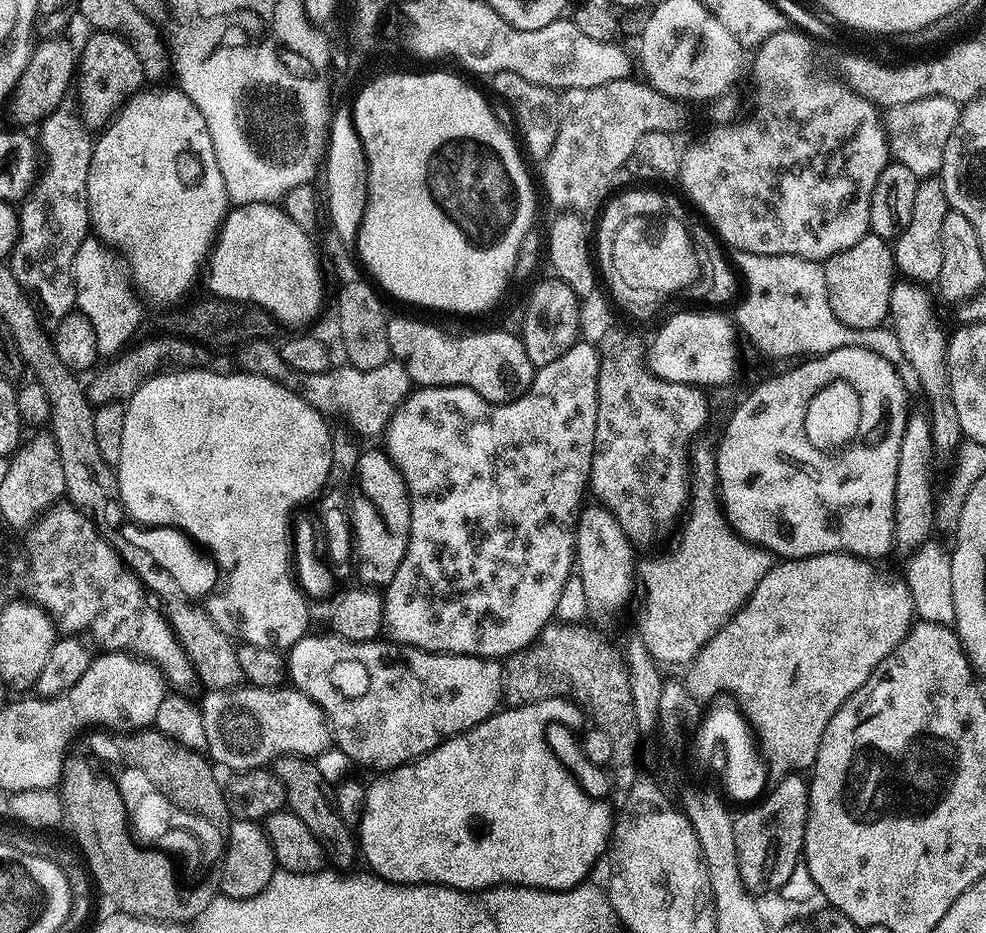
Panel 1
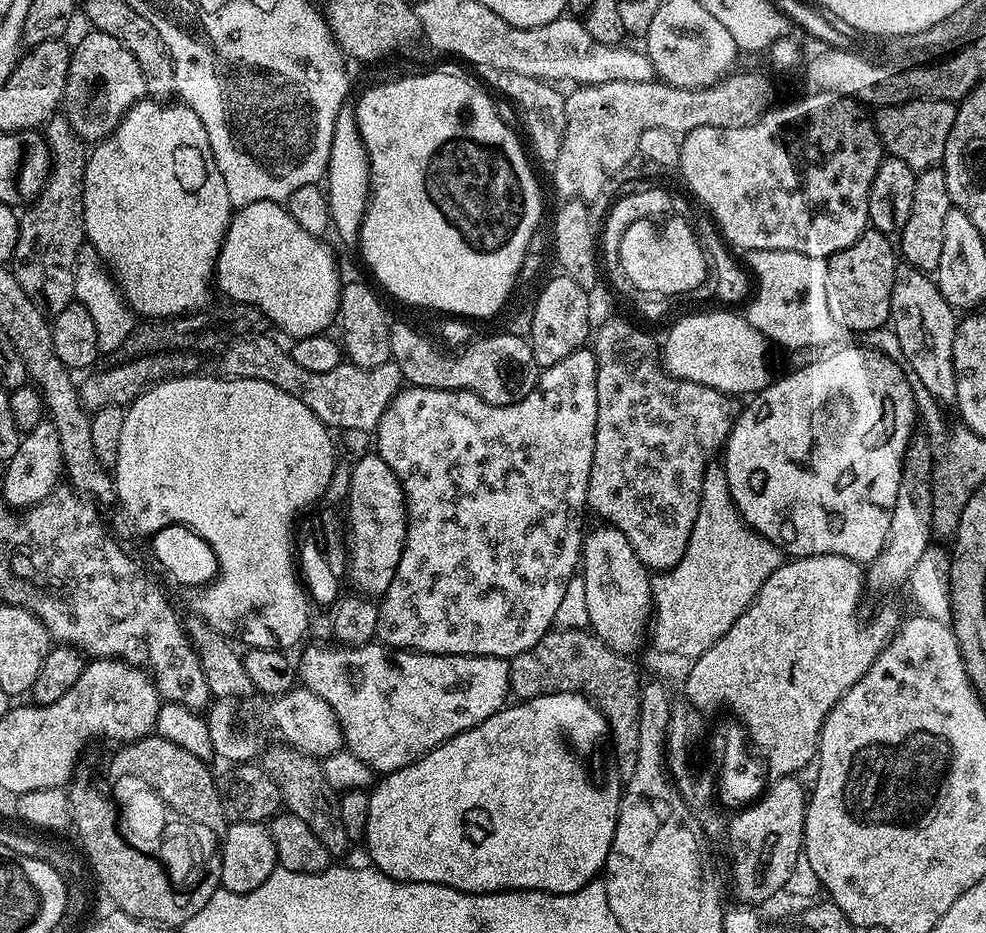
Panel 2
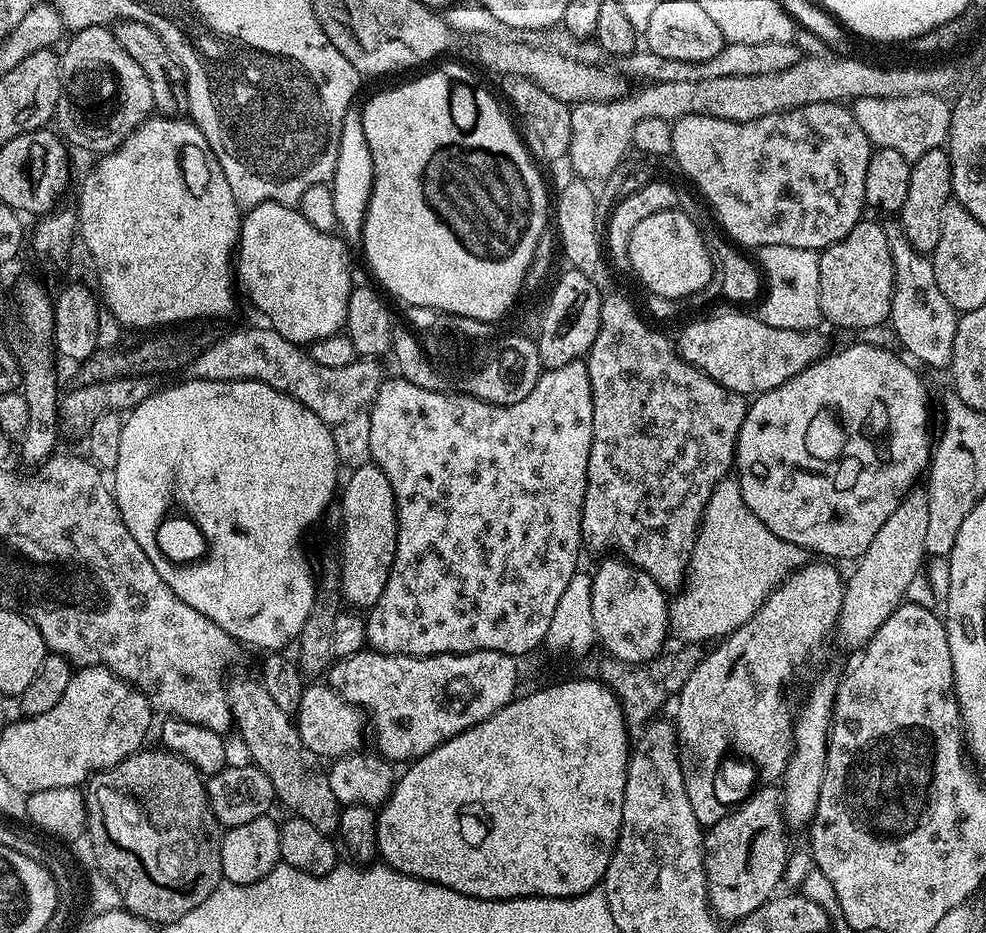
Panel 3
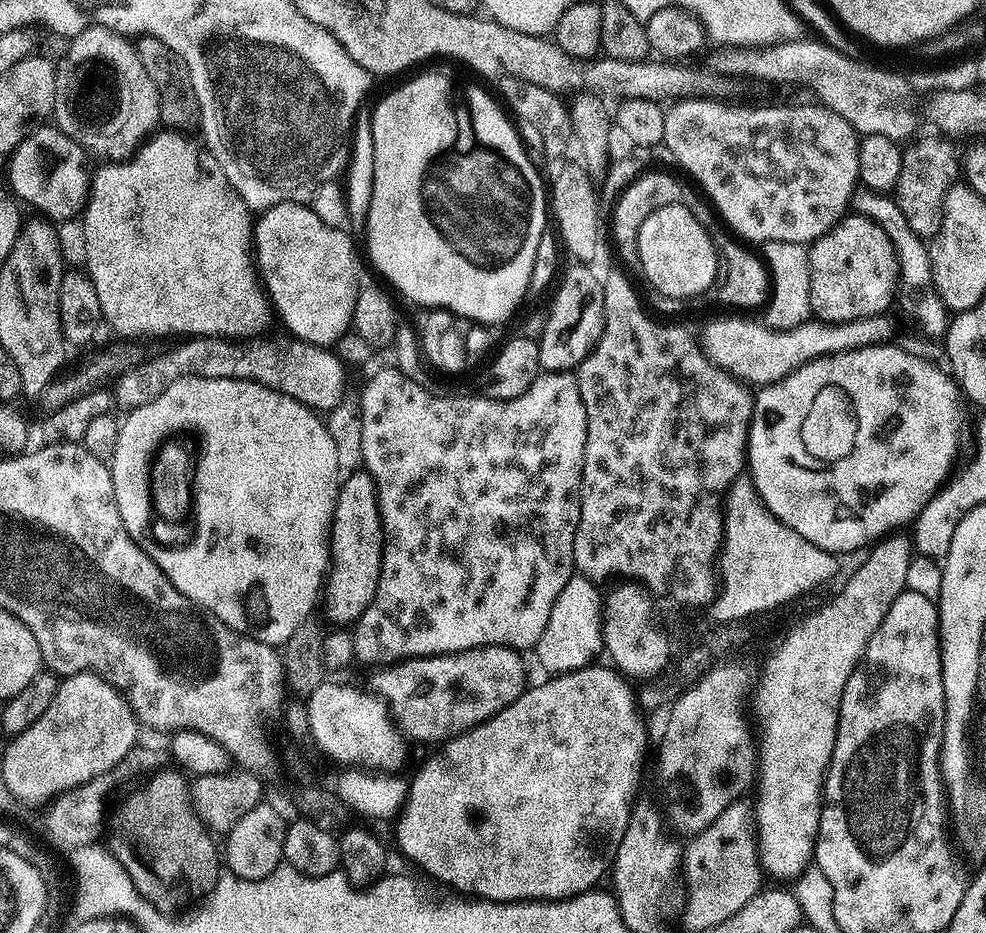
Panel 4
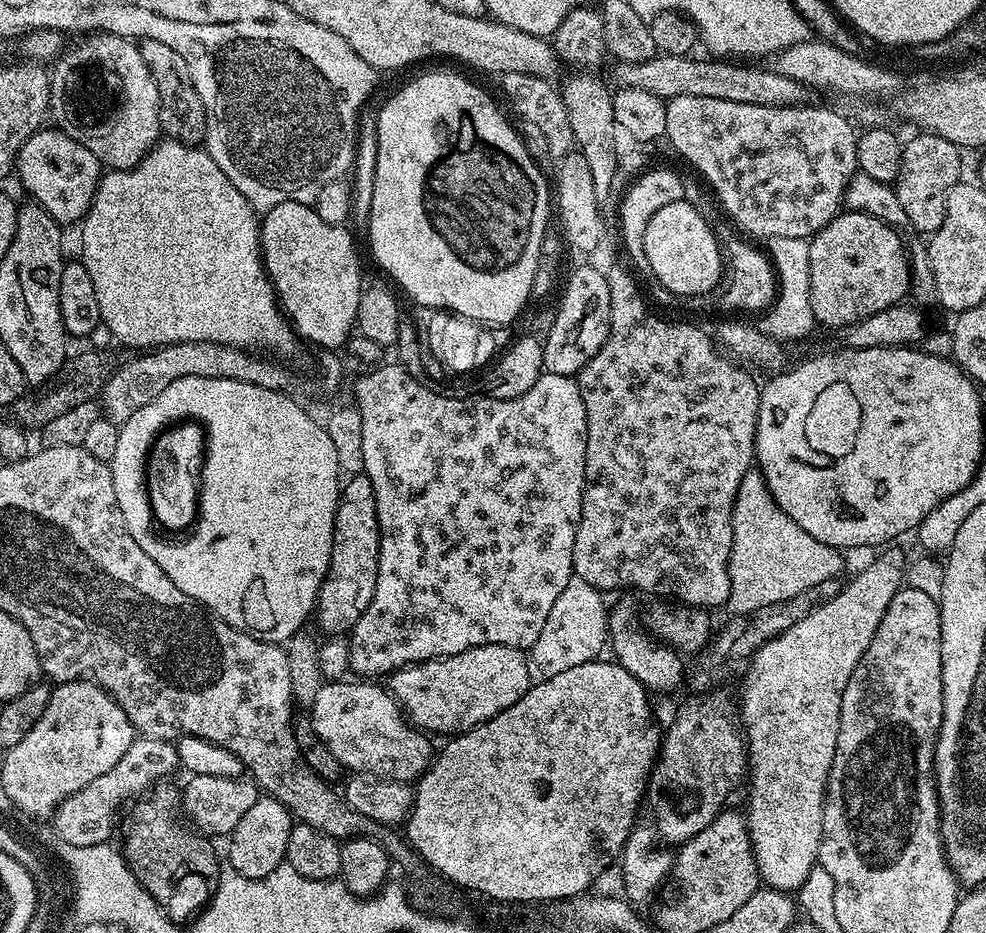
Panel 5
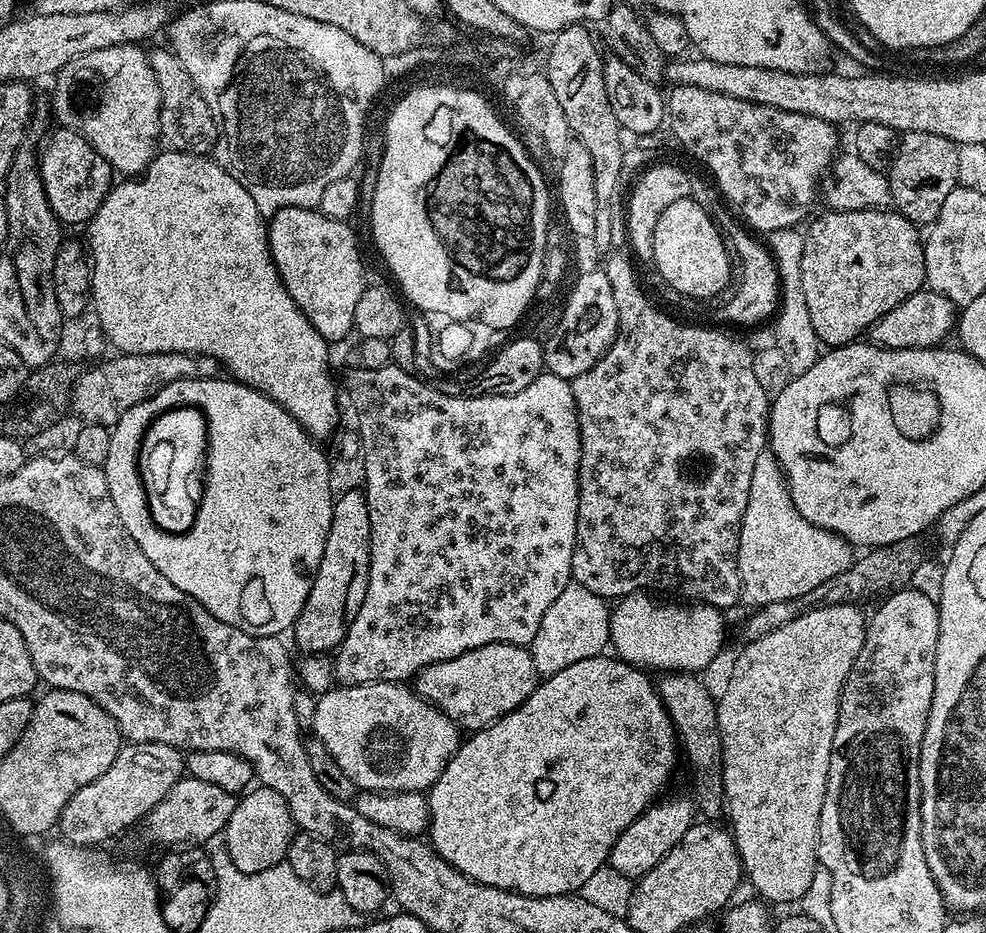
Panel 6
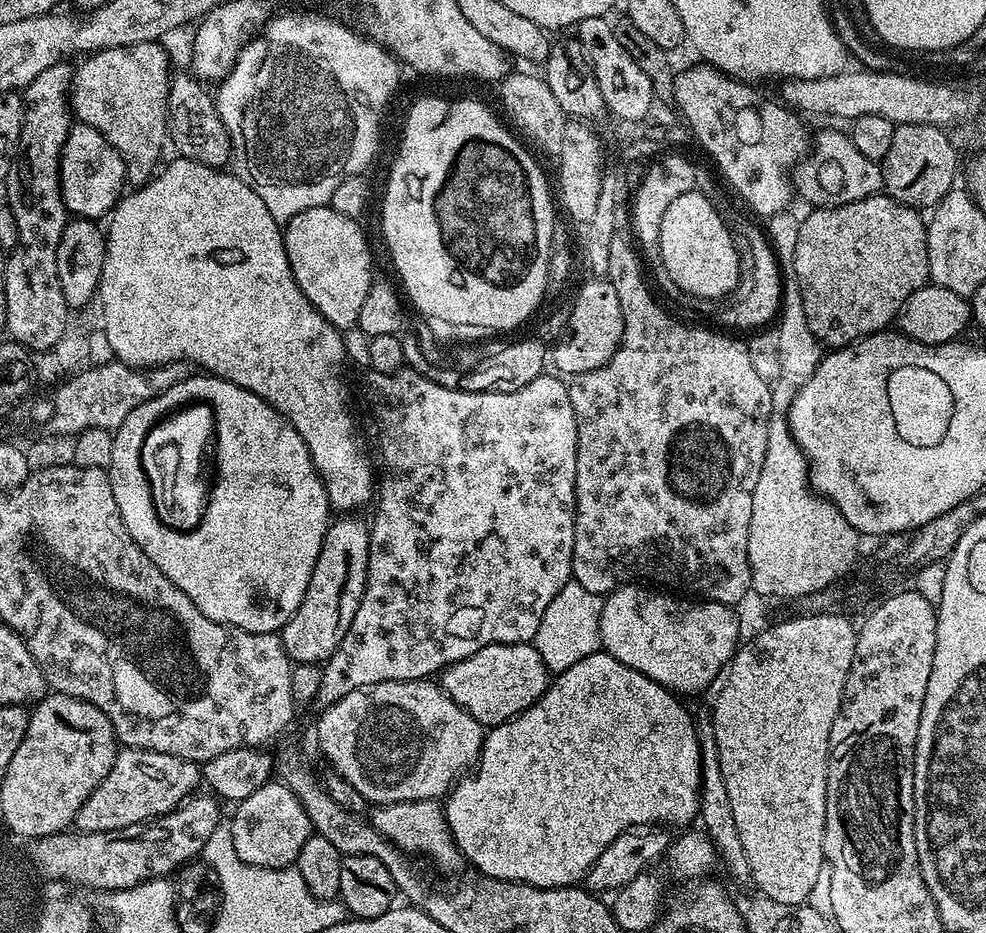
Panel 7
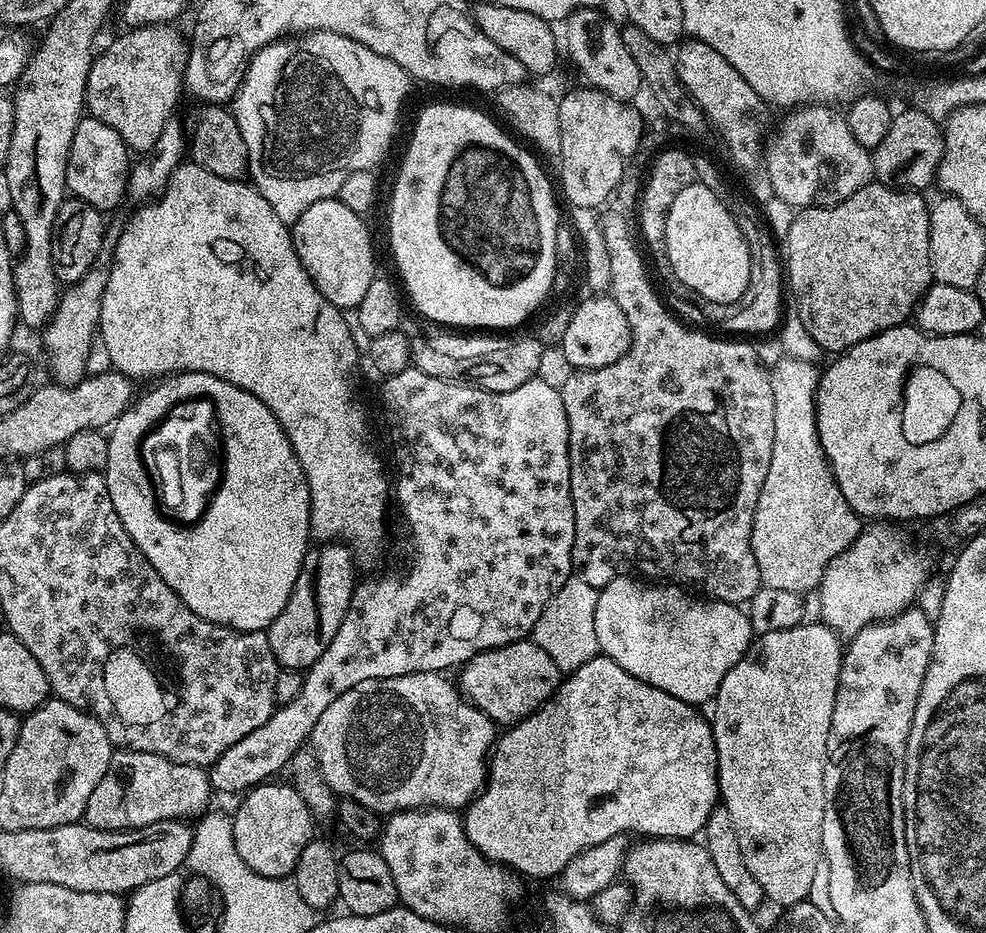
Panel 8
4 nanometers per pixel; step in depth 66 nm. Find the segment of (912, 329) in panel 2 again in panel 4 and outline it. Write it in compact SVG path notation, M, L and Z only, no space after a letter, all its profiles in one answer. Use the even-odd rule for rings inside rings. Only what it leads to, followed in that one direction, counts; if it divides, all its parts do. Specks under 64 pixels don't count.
M860 190L852 197L851 207L859 215L868 216L875 224L882 226L882 230L886 230L886 238L890 238L894 246L900 267L898 308L900 304L901 310L916 323L916 328L922 335L943 337L944 333L948 331L950 309L944 305L934 286L930 254L925 237L914 234L914 230L910 230L910 222L906 222L906 214L902 214L902 210L896 205L891 195Z

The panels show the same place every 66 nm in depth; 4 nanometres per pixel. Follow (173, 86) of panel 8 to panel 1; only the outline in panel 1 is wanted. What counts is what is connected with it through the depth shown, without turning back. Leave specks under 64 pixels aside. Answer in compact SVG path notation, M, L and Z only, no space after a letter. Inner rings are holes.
M93 31L78 56L78 111L89 129L100 130L145 83L142 63L127 41L115 32Z

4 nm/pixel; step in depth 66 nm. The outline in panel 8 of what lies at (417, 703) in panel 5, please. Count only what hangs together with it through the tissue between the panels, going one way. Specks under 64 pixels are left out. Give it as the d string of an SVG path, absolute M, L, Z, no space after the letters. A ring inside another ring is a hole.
M515 640L501 648L491 648L489 652L479 652L459 669L458 687L472 705L482 710L500 726L519 724L532 712L536 712L559 688L562 673L554 666L554 658L531 640Z

